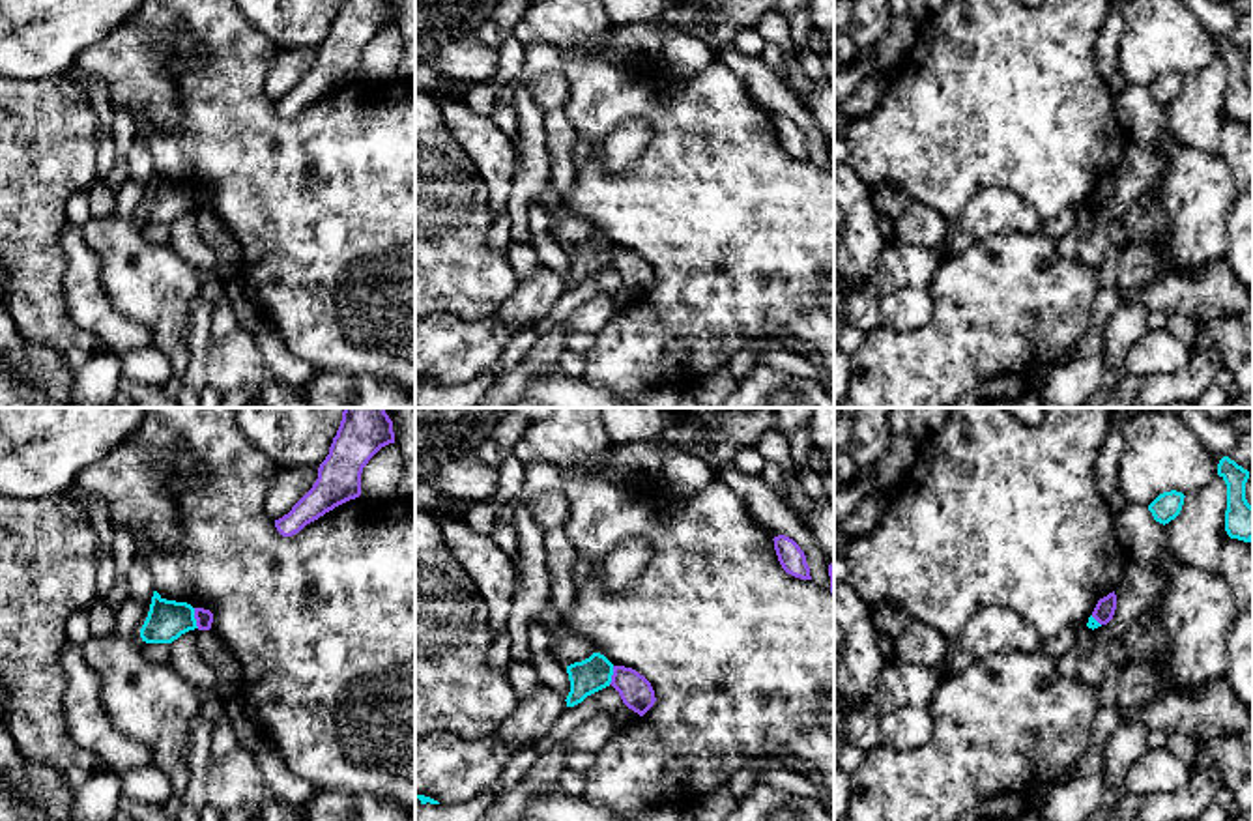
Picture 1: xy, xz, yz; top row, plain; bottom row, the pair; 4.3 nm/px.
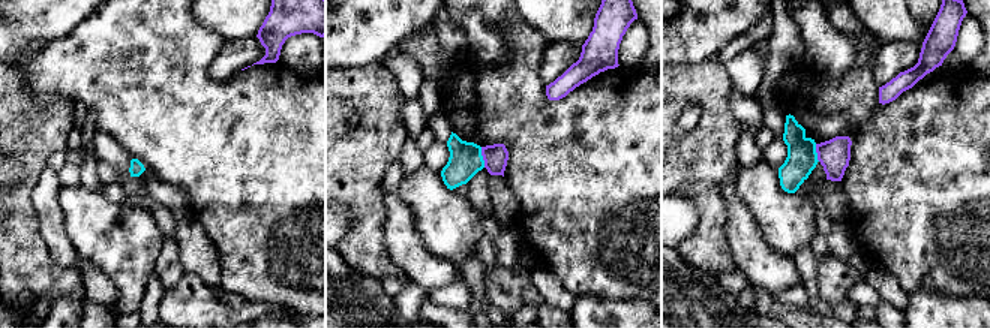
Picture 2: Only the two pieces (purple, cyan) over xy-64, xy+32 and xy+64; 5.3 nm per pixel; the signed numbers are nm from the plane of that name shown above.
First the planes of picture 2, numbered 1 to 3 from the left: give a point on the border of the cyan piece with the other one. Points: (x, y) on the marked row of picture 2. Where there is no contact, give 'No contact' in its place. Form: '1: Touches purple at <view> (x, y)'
1: No contact
2: Touches purple at xy+32 (483, 158)
3: Touches purple at xy+64 (816, 152)

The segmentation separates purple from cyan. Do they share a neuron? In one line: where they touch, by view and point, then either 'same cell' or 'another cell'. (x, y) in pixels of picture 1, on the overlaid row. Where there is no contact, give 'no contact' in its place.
contact xy (195, 618); another cell

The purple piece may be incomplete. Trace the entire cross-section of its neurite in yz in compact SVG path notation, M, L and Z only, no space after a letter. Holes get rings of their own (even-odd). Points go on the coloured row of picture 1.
M1113 591L1107 597L1103 597L1103 598L1098 600L1098 604L1096 604L1094 612L1092 612L1092 617L1100 625L1107 625L1113 619L1115 610L1116 610L1116 595Z

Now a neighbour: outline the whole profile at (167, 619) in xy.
M153 591L148 617L140 628L140 638L146 643L172 643L181 634L194 630L194 608L187 602L163 598Z

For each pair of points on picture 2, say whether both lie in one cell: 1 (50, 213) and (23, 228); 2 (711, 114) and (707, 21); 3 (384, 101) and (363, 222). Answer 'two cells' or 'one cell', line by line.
1: two cells
2: two cells
3: one cell

